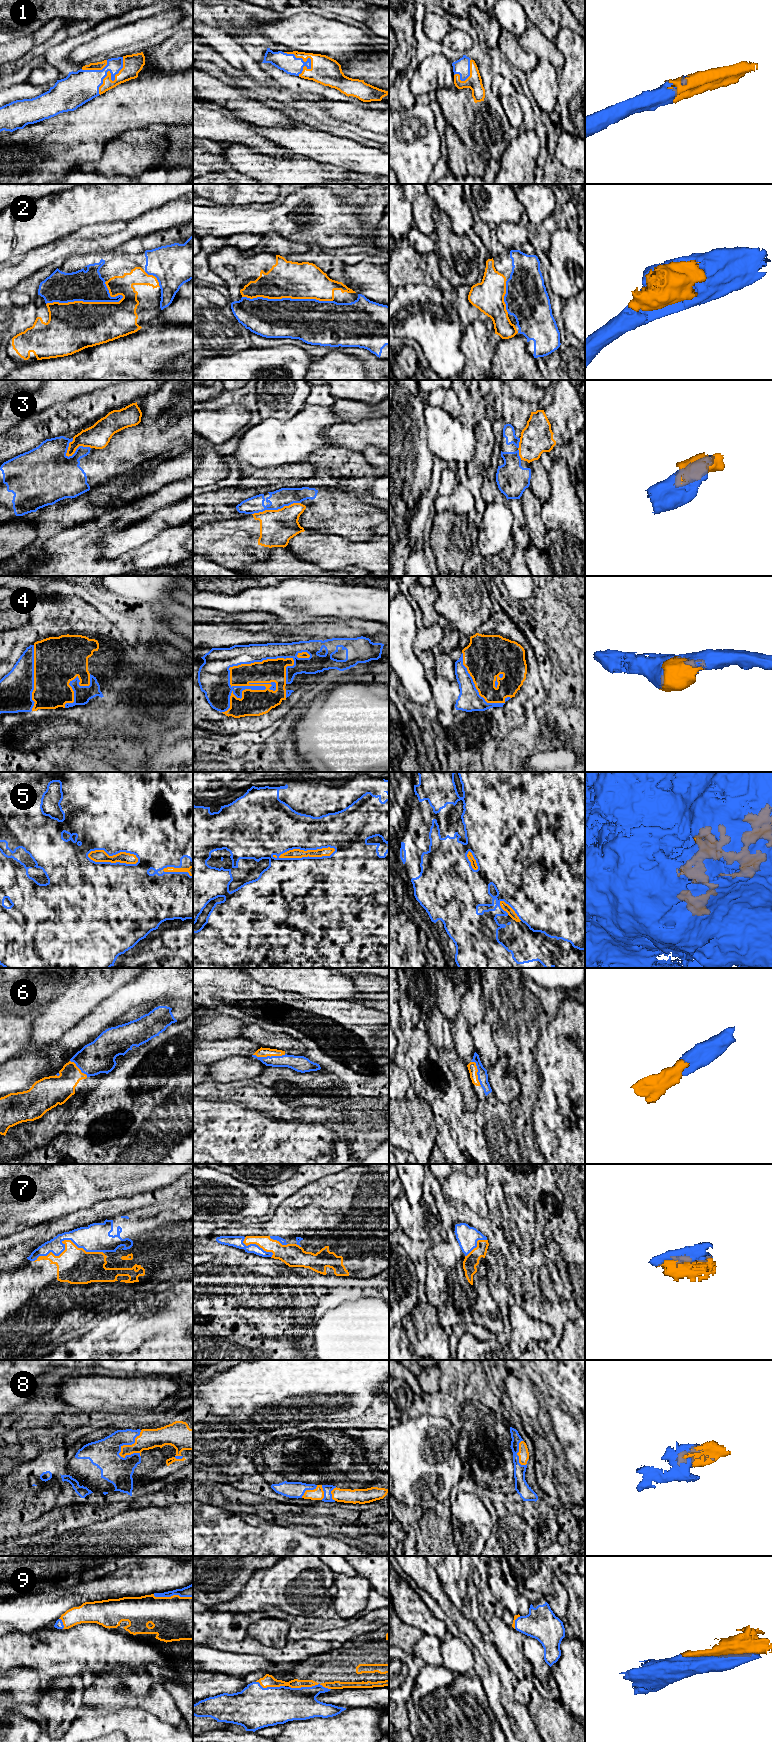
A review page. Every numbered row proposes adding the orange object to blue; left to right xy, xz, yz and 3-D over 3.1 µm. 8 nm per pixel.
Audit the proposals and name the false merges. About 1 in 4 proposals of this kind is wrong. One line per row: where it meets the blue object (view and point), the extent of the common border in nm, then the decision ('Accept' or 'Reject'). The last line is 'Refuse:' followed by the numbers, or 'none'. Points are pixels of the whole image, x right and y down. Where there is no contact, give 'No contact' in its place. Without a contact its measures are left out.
1: Touches blue at xy (111, 76). Shared border 360 nm. Accept
2: Touches blue at xy (84, 301). Shared border 650 nm. Accept
3: Touches blue at xz (276, 509). Shared border 400 nm. Reject
4: Touches blue at xz (238, 686). Shared border 700 nm. Accept
5: Touches blue at xz (303, 857). Shared border 500 nm. Accept
6: Touches blue at xz (269, 1056). Shared border 260 nm. Accept
7: Touches blue at xy (64, 1239). Shared border 550 nm. Accept
8: Touches blue at xy (128, 1444). Shared border 280 nm. Accept
9: Touches blue at xz (310, 1687). Shared border 340 nm. Accept
Refuse: 3

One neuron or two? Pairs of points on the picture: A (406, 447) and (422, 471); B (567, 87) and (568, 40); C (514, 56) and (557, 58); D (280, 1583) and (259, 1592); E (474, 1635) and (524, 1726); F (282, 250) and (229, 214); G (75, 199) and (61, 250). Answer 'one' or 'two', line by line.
A: one
B: one
C: two
D: one
E: one
F: two
G: two

